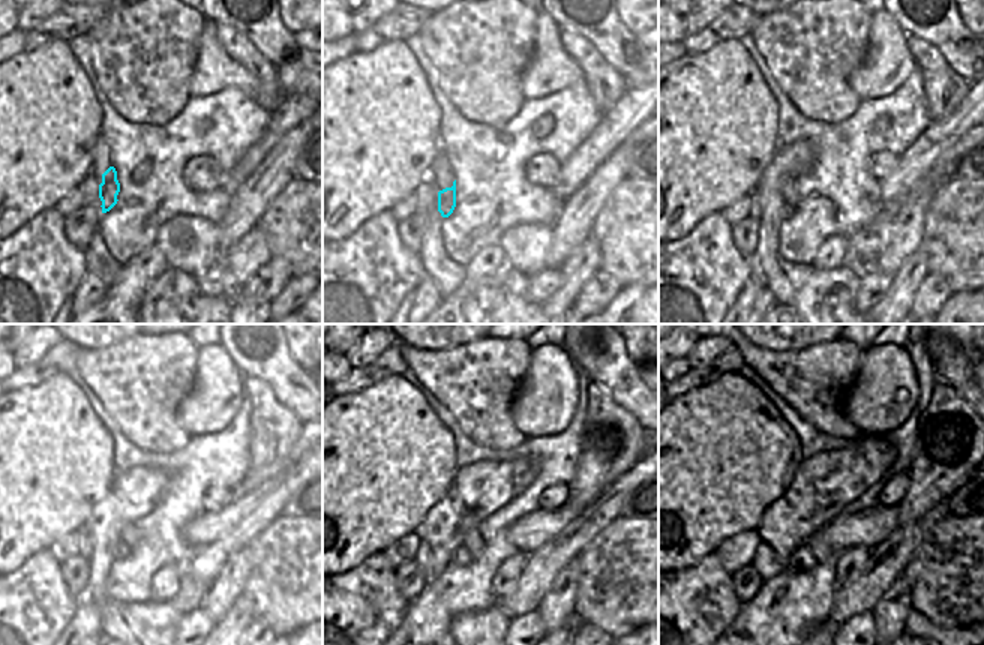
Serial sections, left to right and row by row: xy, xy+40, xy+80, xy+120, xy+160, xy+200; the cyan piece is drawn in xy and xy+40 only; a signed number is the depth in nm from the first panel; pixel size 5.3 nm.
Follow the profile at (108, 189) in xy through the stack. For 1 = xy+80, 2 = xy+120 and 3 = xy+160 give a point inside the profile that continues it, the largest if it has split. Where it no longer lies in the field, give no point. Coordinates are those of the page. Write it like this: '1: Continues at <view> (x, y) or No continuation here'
1: Continues at xy+80 (788, 189)
2: Continues at xy+120 (122, 551)
3: Continues at xy+160 (461, 557)

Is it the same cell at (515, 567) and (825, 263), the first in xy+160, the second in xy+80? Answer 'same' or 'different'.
same

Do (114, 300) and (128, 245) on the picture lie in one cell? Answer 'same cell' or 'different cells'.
different cells

